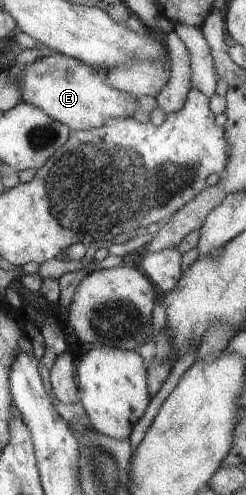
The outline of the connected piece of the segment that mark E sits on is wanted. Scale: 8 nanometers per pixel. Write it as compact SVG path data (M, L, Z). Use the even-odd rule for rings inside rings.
M54 52L50 57L44 57L24 67L18 77L20 103L37 106L48 117L64 123L70 130L96 129L114 117L133 118L139 109L136 103L139 97L110 87L106 76L96 73L82 61Z

